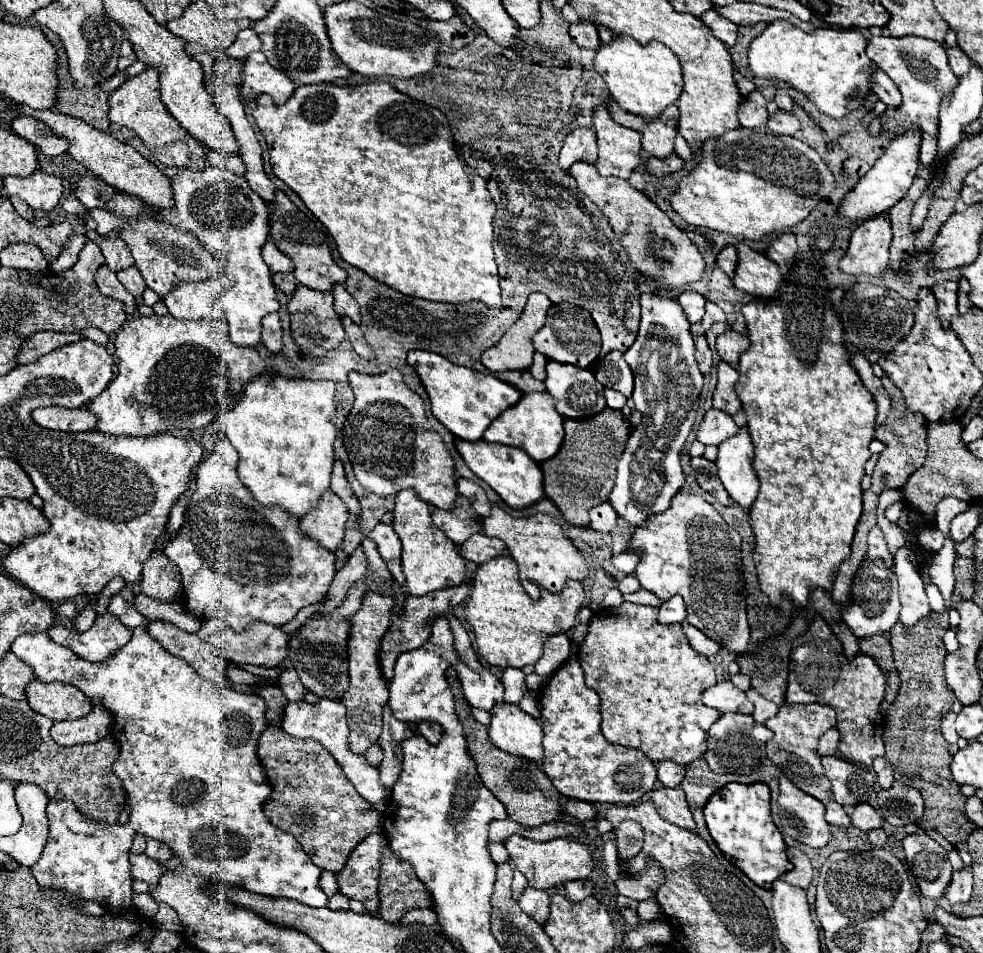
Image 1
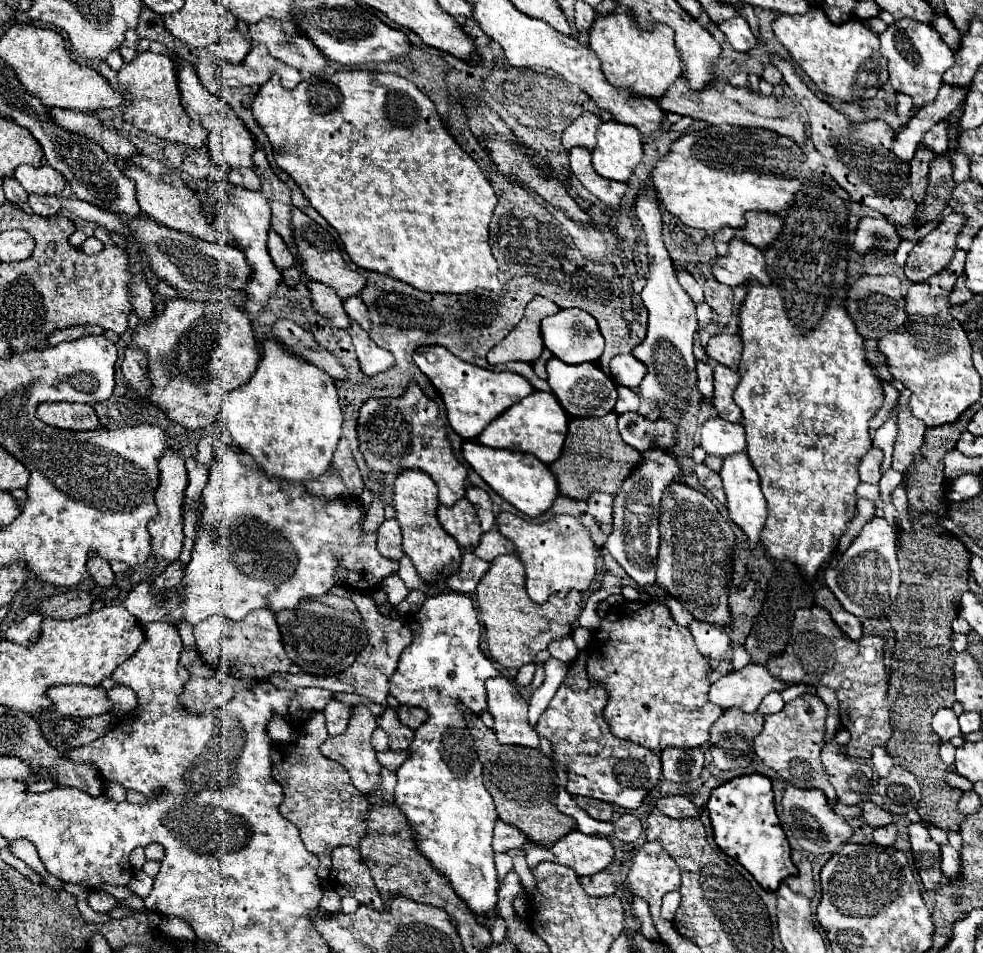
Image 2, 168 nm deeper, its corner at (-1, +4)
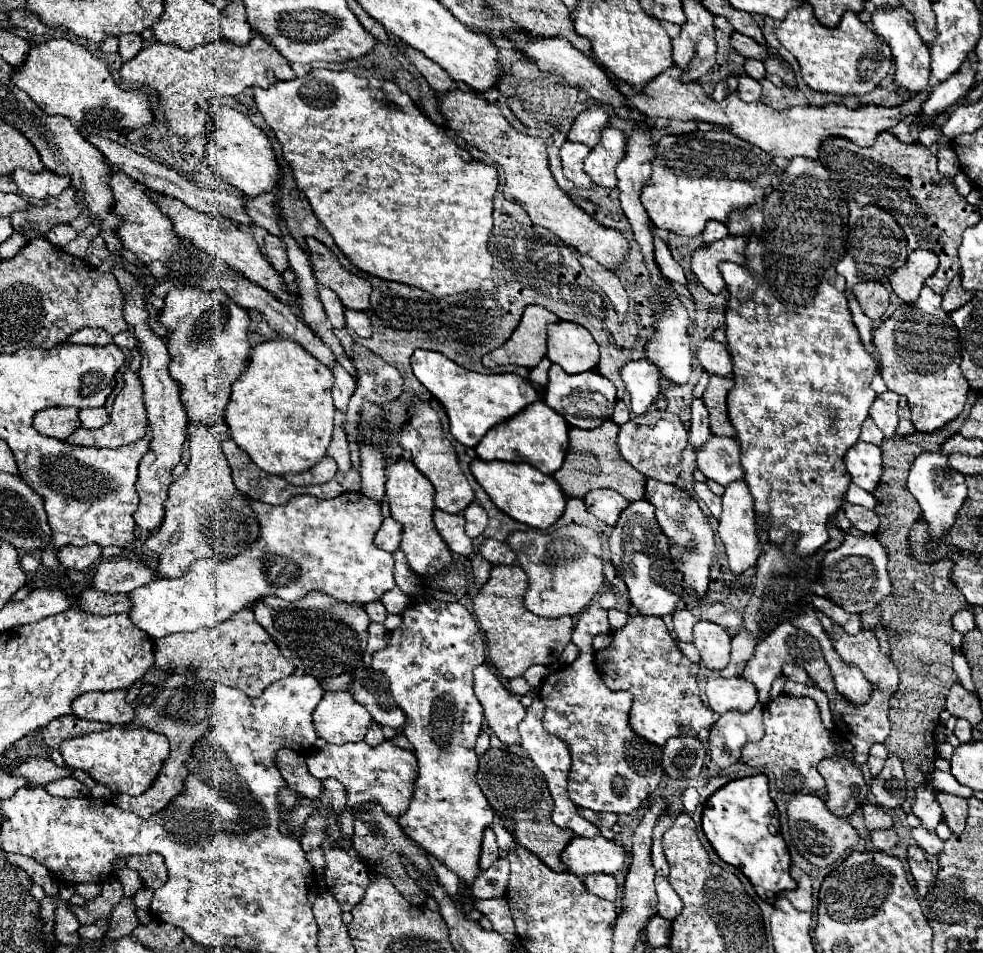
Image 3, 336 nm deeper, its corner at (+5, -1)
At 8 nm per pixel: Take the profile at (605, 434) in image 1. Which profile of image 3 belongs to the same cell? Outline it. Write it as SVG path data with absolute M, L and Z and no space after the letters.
M604 421L604 425L590 431L576 429L576 427L570 429L568 433L570 443L568 443L564 465L560 471L552 475L562 487L566 497L582 499L592 489L608 487L608 489L618 491L628 501L644 499L646 477L640 471L636 471L628 461L624 461L624 457L620 457L620 451L616 445L616 433L618 433L618 425L614 421Z

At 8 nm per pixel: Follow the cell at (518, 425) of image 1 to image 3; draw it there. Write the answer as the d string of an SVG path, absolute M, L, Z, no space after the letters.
M534 401L526 409L508 417L506 421L494 425L482 441L474 447L478 457L484 461L514 461L530 463L546 475L552 475L562 467L566 449L568 449L568 423L560 413L548 409L544 401Z

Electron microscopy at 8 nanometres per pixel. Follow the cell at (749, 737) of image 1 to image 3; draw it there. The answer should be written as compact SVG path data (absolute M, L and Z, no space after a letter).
M756 705L748 713L728 711L718 717L710 729L708 749L714 765L726 769L740 761L740 751L746 743L760 741L764 733L762 705Z

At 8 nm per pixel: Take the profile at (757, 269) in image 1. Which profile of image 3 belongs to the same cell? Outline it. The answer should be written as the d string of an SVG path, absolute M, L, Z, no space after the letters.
M732 237L714 241L708 247L700 247L692 255L692 271L698 277L698 281L710 291L710 293L722 293L726 289L726 283L720 273L720 263L732 261L738 265L746 263L746 239L744 237Z

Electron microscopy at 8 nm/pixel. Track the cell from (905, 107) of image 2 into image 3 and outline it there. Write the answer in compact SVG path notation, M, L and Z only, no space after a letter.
M910 119L906 121L900 121L896 127L890 129L890 133L894 133L902 143L914 143L918 141L918 129L910 129Z

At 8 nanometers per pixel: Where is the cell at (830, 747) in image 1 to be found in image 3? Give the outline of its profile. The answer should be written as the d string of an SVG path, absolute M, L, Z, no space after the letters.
M784 665L784 677L792 679L796 683L804 683L804 685L808 685L808 681L810 681L808 675L804 673L804 669L800 669L796 665Z

